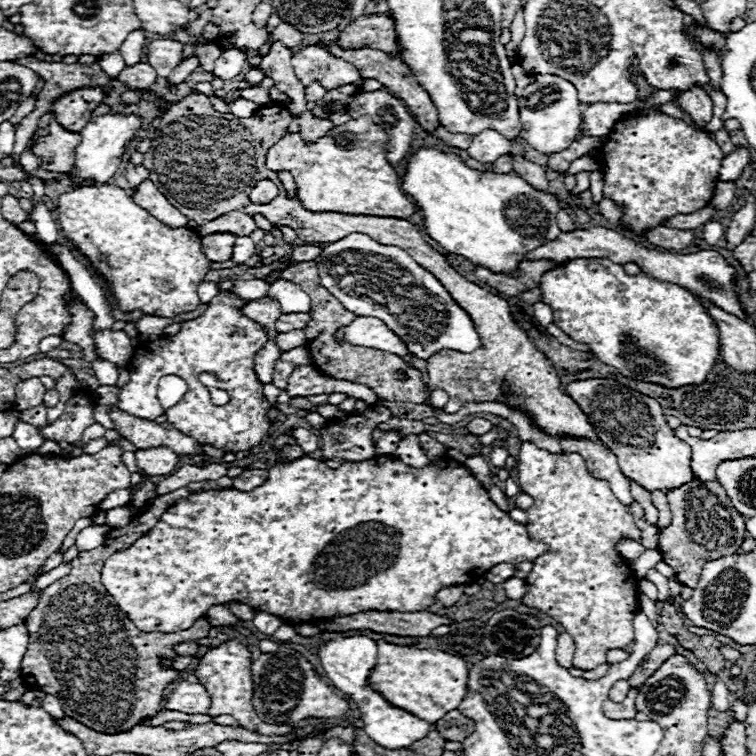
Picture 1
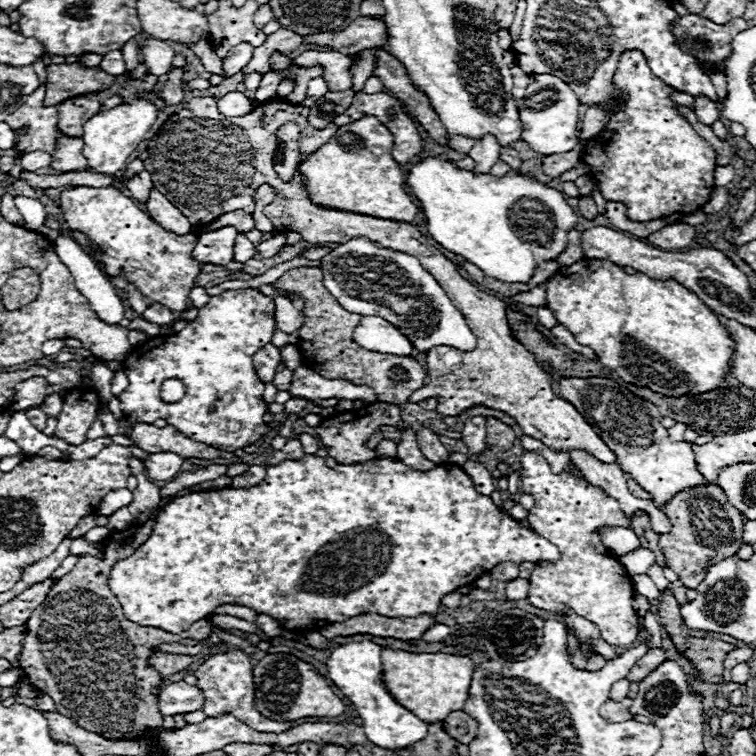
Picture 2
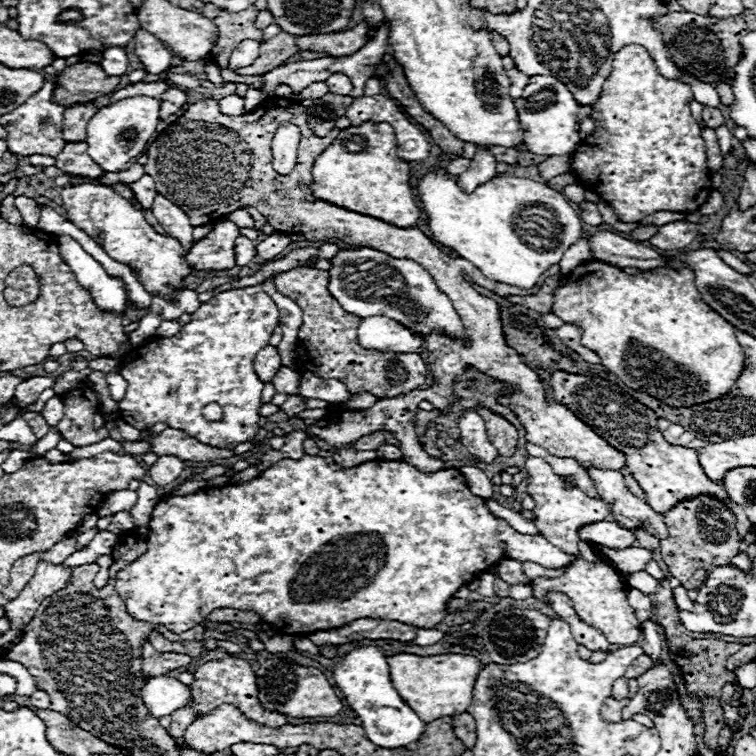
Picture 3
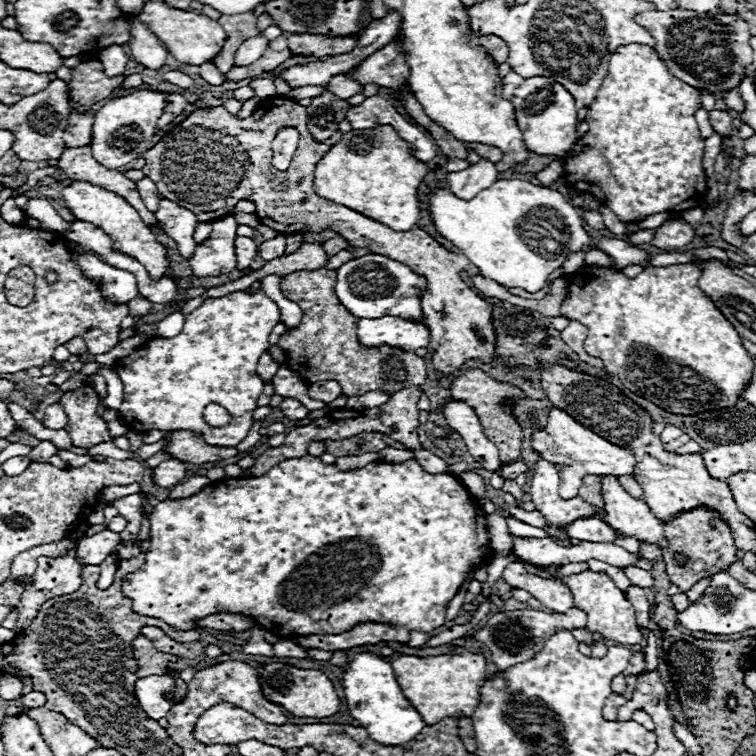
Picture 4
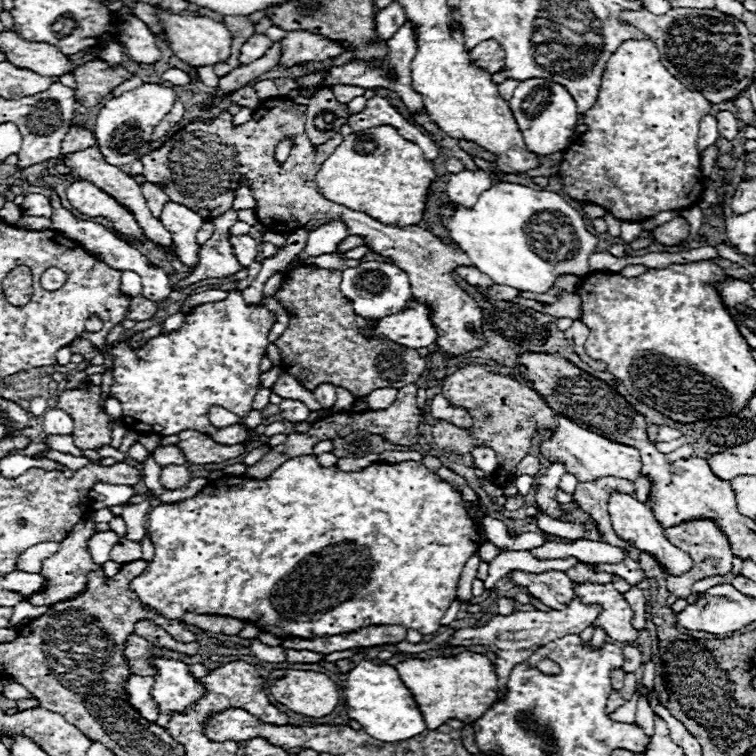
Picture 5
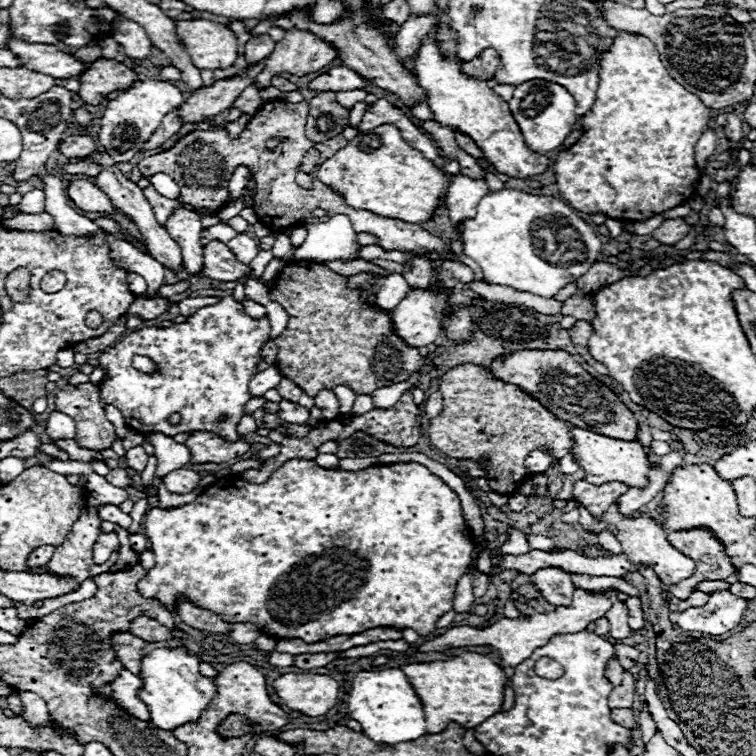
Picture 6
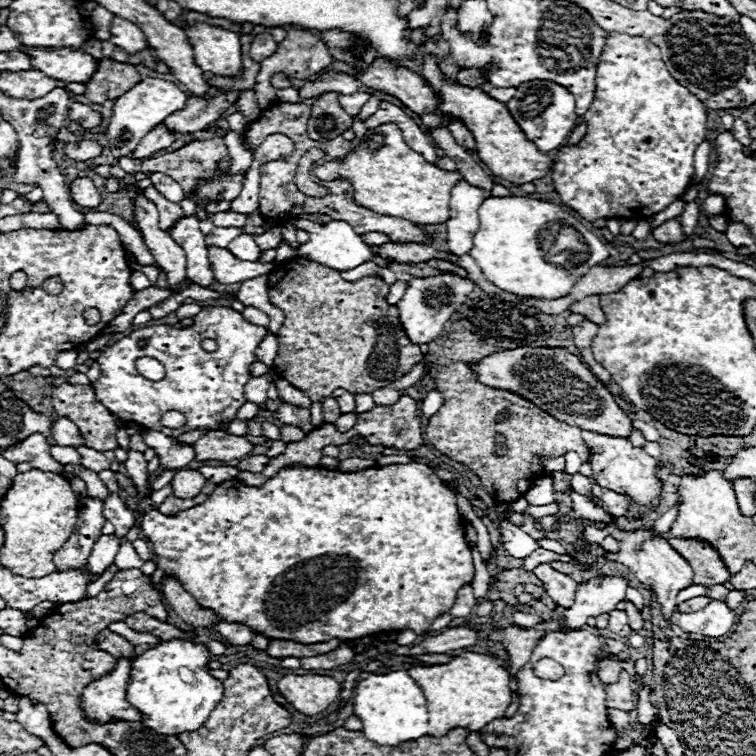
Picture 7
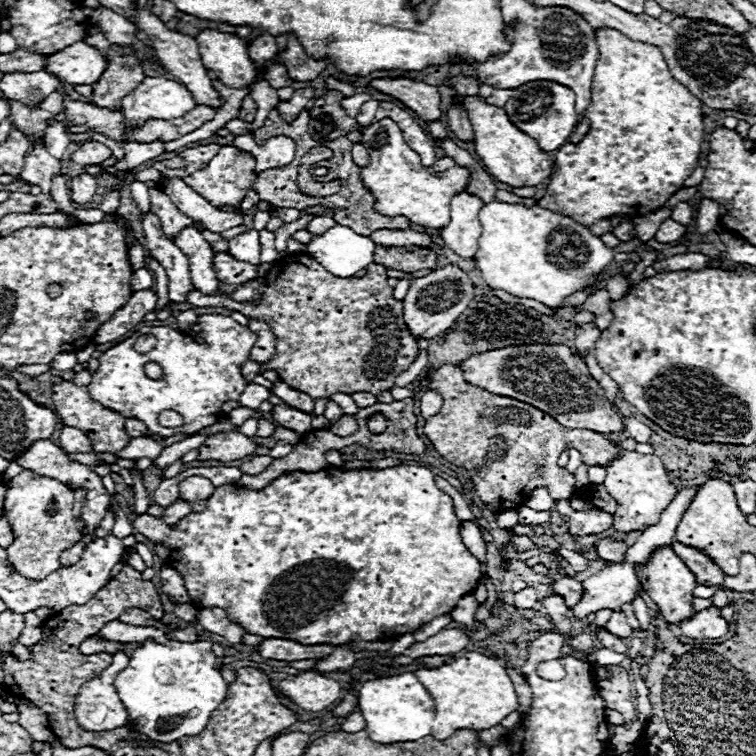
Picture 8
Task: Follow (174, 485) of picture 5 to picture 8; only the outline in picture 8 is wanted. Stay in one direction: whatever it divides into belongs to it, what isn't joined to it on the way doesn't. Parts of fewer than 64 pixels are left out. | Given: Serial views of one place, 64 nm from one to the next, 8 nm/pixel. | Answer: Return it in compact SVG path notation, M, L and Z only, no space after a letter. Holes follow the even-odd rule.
M202 476L186 478L186 480L180 484L180 496L182 496L184 500L188 500L188 502L208 500L212 494L214 494L214 484L212 484L208 478L202 478Z

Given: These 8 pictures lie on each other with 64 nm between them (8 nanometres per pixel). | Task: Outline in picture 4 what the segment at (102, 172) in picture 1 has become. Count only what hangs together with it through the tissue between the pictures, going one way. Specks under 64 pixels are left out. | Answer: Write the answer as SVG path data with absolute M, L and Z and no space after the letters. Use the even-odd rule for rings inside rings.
M134 90L128 96L112 98L106 106L102 106L96 112L94 124L92 124L92 156L108 168L122 168L130 164L132 160L140 158L148 148L146 144L140 144L144 140L150 140L156 134L156 120L164 114L164 108L168 104L168 92L160 90Z

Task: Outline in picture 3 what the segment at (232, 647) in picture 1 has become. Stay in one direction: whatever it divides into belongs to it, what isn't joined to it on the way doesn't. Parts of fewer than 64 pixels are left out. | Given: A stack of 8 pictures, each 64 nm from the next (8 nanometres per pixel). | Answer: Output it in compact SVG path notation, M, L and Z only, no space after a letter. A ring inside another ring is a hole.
M226 658L226 660L214 660L214 662L206 662L202 664L196 672L194 672L194 682L190 684L190 692L192 692L192 702L184 708L178 708L172 716L172 724L168 728L168 734L178 742L178 744L184 744L184 730L194 722L196 718L196 712L208 712L208 710L214 710L216 706L228 702L228 704L234 704L238 706L238 710L242 714L248 714L248 718L264 724L264 726L284 726L288 724L286 722L286 716L276 712L276 710L264 710L264 706L260 704L258 700L258 684L256 684L256 674L252 670L252 666L242 660L242 658Z

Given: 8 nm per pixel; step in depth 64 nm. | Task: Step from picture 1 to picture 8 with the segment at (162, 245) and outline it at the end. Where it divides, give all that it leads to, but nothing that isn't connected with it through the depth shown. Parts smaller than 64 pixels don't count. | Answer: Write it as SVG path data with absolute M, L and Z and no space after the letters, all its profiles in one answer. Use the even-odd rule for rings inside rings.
M80 174L70 178L70 198L72 202L86 204L96 194L96 178L92 174Z

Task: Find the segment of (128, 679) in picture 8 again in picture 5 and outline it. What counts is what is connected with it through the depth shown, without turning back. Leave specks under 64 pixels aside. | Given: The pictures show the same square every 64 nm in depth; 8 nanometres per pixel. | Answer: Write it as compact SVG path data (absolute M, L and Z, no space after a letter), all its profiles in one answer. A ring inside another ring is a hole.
M154 656L150 658L154 666L154 684L150 690L152 700L158 704L158 718L156 724L166 728L174 712L184 712L188 706L196 704L204 694L206 688L196 682L192 676L190 666L182 660Z

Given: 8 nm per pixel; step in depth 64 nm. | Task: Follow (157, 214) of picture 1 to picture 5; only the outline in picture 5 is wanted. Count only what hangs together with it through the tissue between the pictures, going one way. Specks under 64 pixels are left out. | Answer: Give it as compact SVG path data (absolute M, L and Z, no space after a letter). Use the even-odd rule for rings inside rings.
M168 202L168 206L164 206L160 220L164 222L164 228L172 234L176 242L176 254L180 262L194 268L198 264L200 248L196 242L196 232L202 228L204 220L190 208L176 202Z

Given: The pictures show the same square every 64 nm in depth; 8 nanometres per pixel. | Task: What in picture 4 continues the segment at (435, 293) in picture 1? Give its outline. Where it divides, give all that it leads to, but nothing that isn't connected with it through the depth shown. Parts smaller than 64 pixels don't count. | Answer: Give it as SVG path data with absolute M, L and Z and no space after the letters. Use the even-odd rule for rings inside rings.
M368 254L342 264L338 270L336 296L352 314L358 318L378 318L378 316L400 316L412 320L424 320L420 306L420 290L424 290L424 278L418 278L408 266L392 262L380 254Z

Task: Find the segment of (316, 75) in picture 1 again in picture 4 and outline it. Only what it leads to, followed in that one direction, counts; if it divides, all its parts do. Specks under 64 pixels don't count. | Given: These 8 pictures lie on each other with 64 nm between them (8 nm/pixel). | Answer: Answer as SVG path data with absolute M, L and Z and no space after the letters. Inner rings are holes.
M332 76L332 80L326 86L328 90L332 90L332 94L336 94L340 100L348 100L354 94L362 92L362 86L358 82L352 82L348 78L340 78L340 76Z

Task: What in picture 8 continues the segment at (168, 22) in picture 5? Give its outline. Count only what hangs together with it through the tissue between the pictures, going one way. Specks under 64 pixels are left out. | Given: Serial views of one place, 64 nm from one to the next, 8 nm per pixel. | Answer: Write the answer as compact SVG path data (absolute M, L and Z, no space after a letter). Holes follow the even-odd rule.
M204 30L204 32L200 32L196 36L196 42L200 46L200 54L202 54L204 66L208 70L214 70L218 80L224 82L226 86L246 88L246 86L252 86L258 80L258 68L248 56L248 42L244 42L242 38L238 38L234 34L216 32L216 30Z

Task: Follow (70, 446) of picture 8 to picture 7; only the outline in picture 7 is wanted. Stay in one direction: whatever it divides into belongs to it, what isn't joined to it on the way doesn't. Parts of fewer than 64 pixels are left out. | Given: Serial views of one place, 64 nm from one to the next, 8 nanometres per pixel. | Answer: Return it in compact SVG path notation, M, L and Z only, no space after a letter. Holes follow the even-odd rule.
M58 418L52 426L52 436L58 446L84 446L84 438L74 422L68 422L66 418Z

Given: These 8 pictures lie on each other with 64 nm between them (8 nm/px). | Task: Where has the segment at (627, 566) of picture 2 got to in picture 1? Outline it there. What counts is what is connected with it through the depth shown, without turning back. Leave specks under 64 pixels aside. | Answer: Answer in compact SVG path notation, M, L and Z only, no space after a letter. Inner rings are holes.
M644 550L636 560L628 562L628 566L634 570L634 574L636 574L638 578L644 578L646 572L648 572L650 568L654 568L660 560L662 560L660 552L656 552L656 550Z

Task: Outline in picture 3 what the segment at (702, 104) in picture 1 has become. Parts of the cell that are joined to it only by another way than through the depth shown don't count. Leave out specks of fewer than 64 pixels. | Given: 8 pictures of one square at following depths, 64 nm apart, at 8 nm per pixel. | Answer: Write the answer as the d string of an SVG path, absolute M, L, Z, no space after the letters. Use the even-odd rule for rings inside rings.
M704 106L702 118L704 118L706 124L708 124L710 128L714 128L714 130L716 130L718 126L724 126L724 124L726 124L726 118L724 118L722 110L718 110L718 108L708 108L708 106Z

